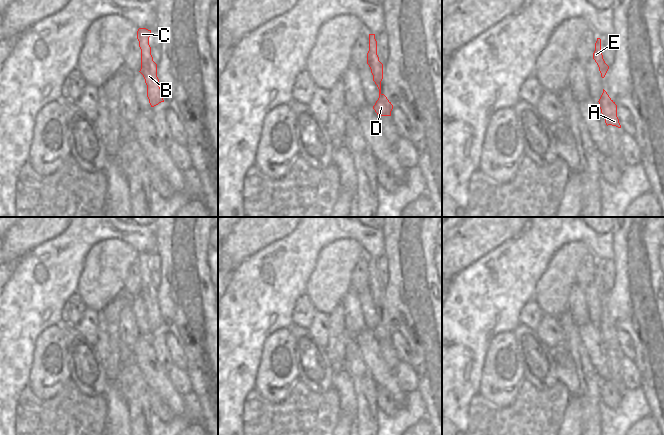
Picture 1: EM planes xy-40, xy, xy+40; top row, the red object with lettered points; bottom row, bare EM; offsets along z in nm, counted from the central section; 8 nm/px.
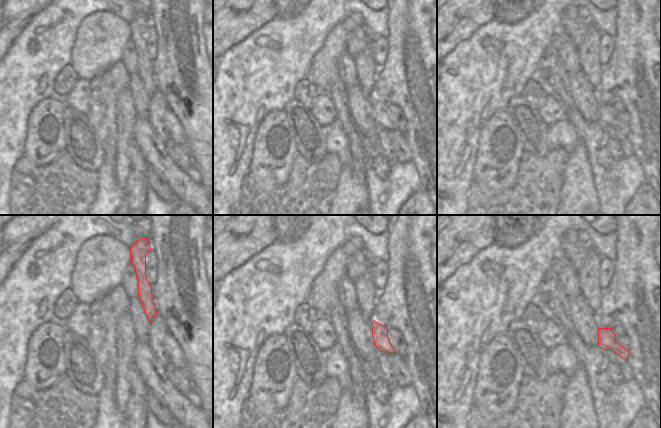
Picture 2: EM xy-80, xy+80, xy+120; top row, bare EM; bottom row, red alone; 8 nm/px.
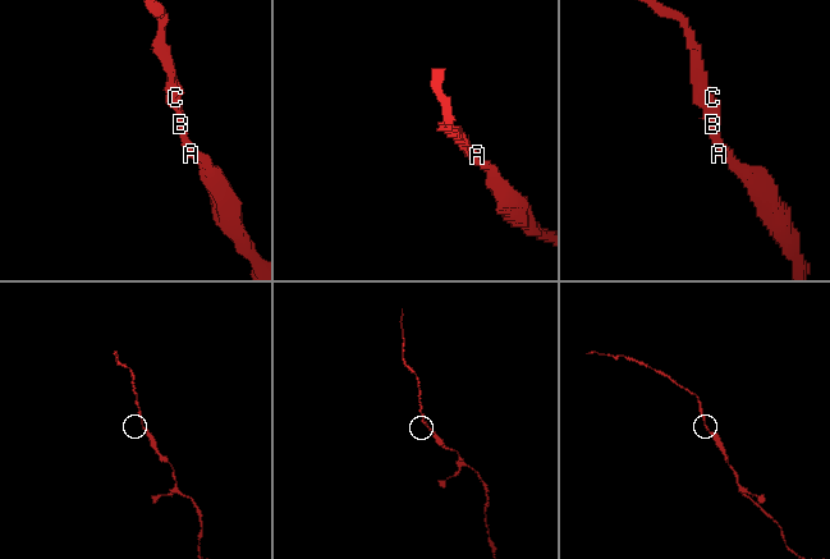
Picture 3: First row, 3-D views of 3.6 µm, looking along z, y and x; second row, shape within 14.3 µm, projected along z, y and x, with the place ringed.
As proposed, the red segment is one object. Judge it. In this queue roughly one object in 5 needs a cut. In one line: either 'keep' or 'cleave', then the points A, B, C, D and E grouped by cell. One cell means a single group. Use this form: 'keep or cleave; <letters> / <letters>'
keep; A B C D E

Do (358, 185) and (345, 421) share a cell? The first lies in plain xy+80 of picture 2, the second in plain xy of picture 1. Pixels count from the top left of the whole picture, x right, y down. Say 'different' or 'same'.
same

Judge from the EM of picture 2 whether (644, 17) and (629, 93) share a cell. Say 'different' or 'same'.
same

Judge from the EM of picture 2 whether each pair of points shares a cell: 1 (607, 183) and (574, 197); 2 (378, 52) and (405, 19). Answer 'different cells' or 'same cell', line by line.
1: different cells
2: different cells

